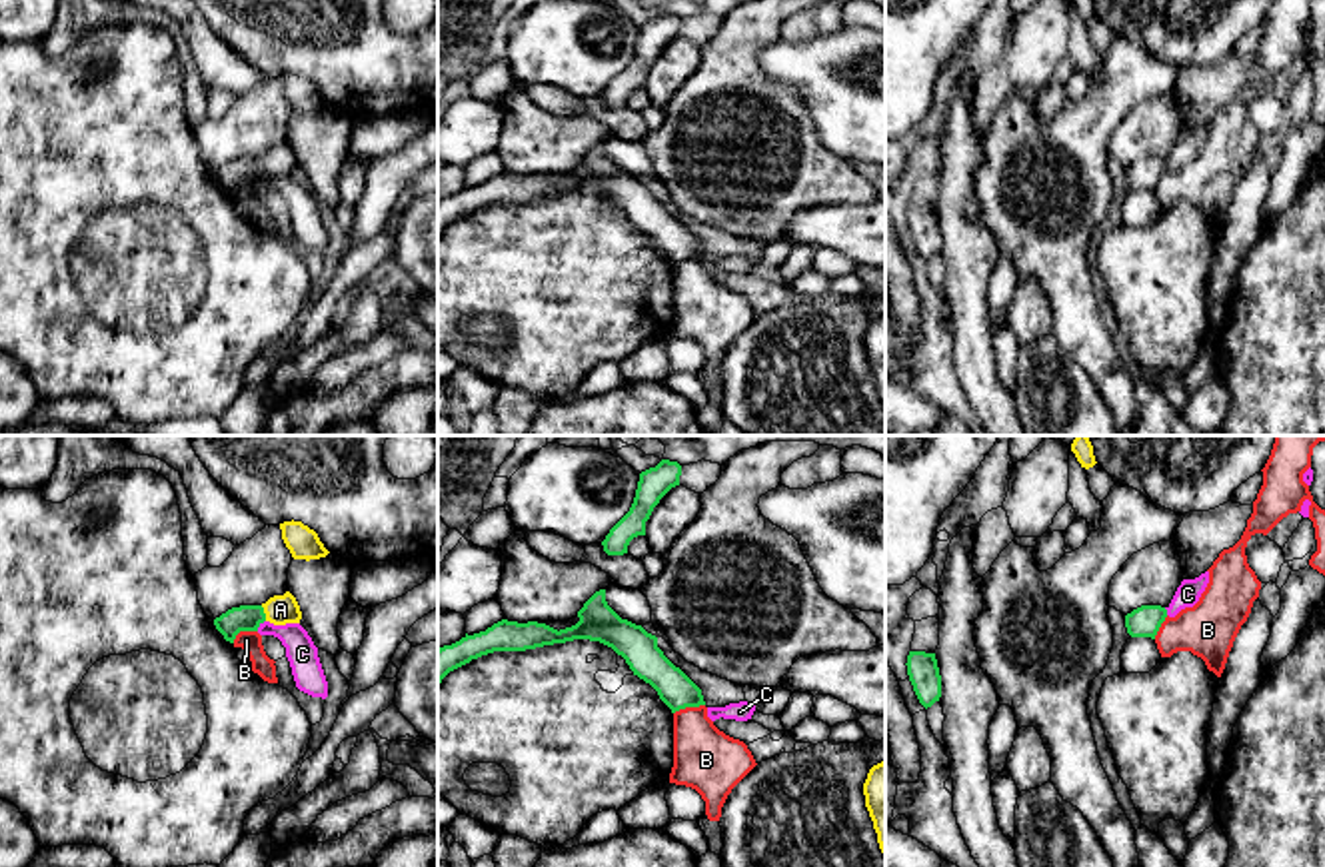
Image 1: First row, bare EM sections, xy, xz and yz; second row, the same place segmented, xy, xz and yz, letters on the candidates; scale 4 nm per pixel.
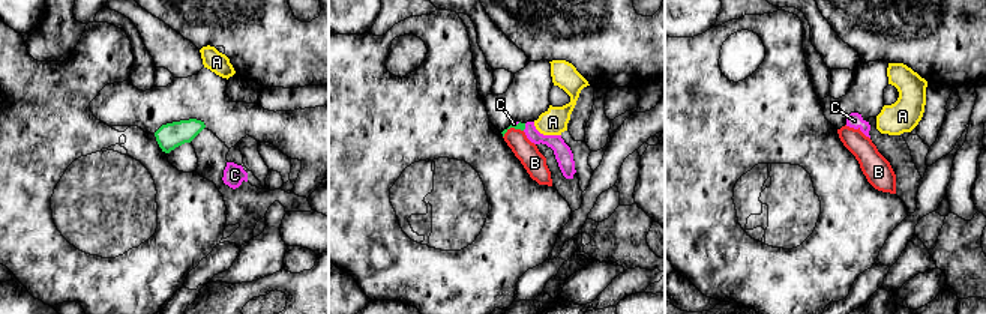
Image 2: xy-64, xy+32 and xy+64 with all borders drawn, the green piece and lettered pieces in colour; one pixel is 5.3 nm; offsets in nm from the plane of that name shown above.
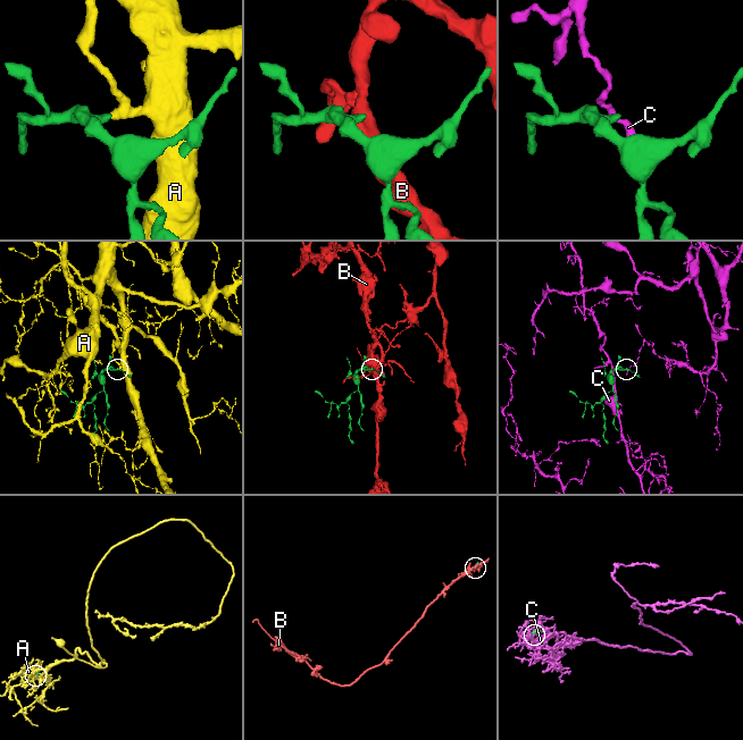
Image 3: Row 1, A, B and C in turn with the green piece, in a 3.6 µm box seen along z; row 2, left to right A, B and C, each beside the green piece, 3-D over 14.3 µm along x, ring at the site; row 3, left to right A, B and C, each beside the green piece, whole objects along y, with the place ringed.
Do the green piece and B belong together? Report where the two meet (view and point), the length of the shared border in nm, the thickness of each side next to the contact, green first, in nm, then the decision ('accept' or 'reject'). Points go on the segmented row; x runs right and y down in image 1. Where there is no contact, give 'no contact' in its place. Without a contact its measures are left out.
contact xz (688, 706); length 130 nm; calibres 150 and 260 nm; reject

